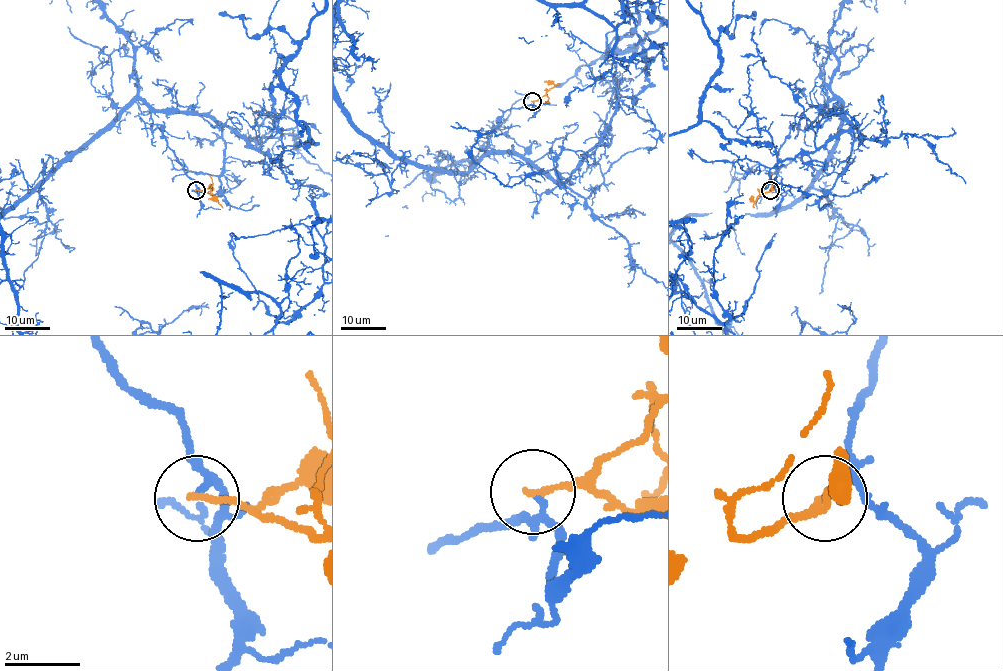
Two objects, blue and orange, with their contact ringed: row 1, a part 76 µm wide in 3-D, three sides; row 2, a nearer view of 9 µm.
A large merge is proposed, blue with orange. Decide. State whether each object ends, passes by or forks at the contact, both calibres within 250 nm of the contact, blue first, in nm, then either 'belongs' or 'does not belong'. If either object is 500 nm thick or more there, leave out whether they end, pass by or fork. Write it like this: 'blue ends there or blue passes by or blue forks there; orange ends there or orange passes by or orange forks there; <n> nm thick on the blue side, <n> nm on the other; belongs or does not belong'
blue passes by; orange ends there; 110 nm thick on the blue side, 170 nm on the other; does not belong

